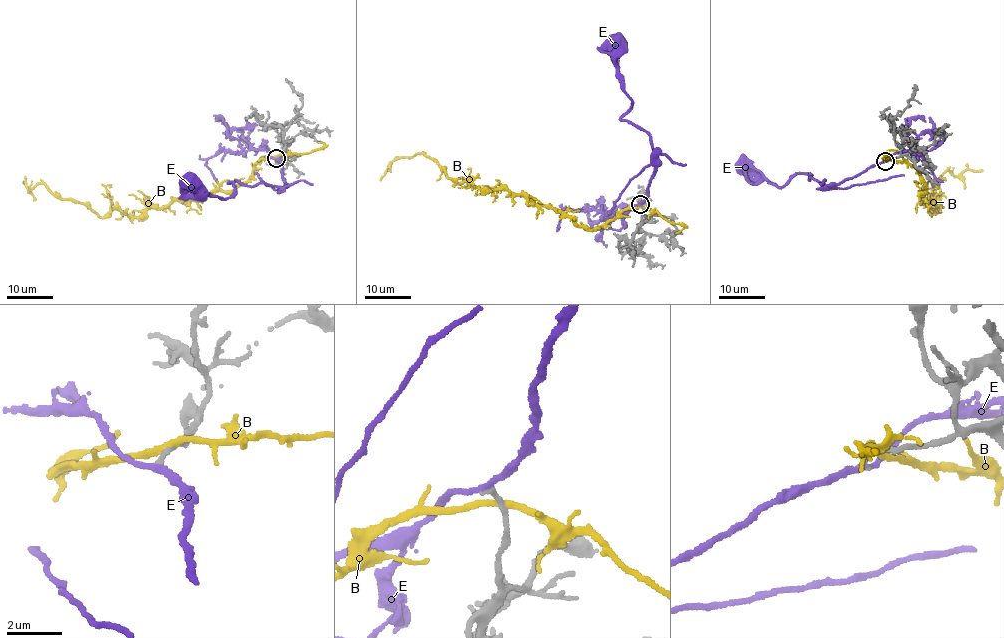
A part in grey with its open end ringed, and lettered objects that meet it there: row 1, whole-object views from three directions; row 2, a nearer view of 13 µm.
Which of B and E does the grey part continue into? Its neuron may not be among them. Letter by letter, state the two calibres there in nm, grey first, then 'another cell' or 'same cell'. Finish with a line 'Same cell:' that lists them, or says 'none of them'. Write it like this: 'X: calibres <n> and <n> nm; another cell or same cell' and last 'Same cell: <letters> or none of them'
B: calibres 240 and 220 nm; another cell
E: calibres 200 and 190 nm; same cell
Same cell: E

